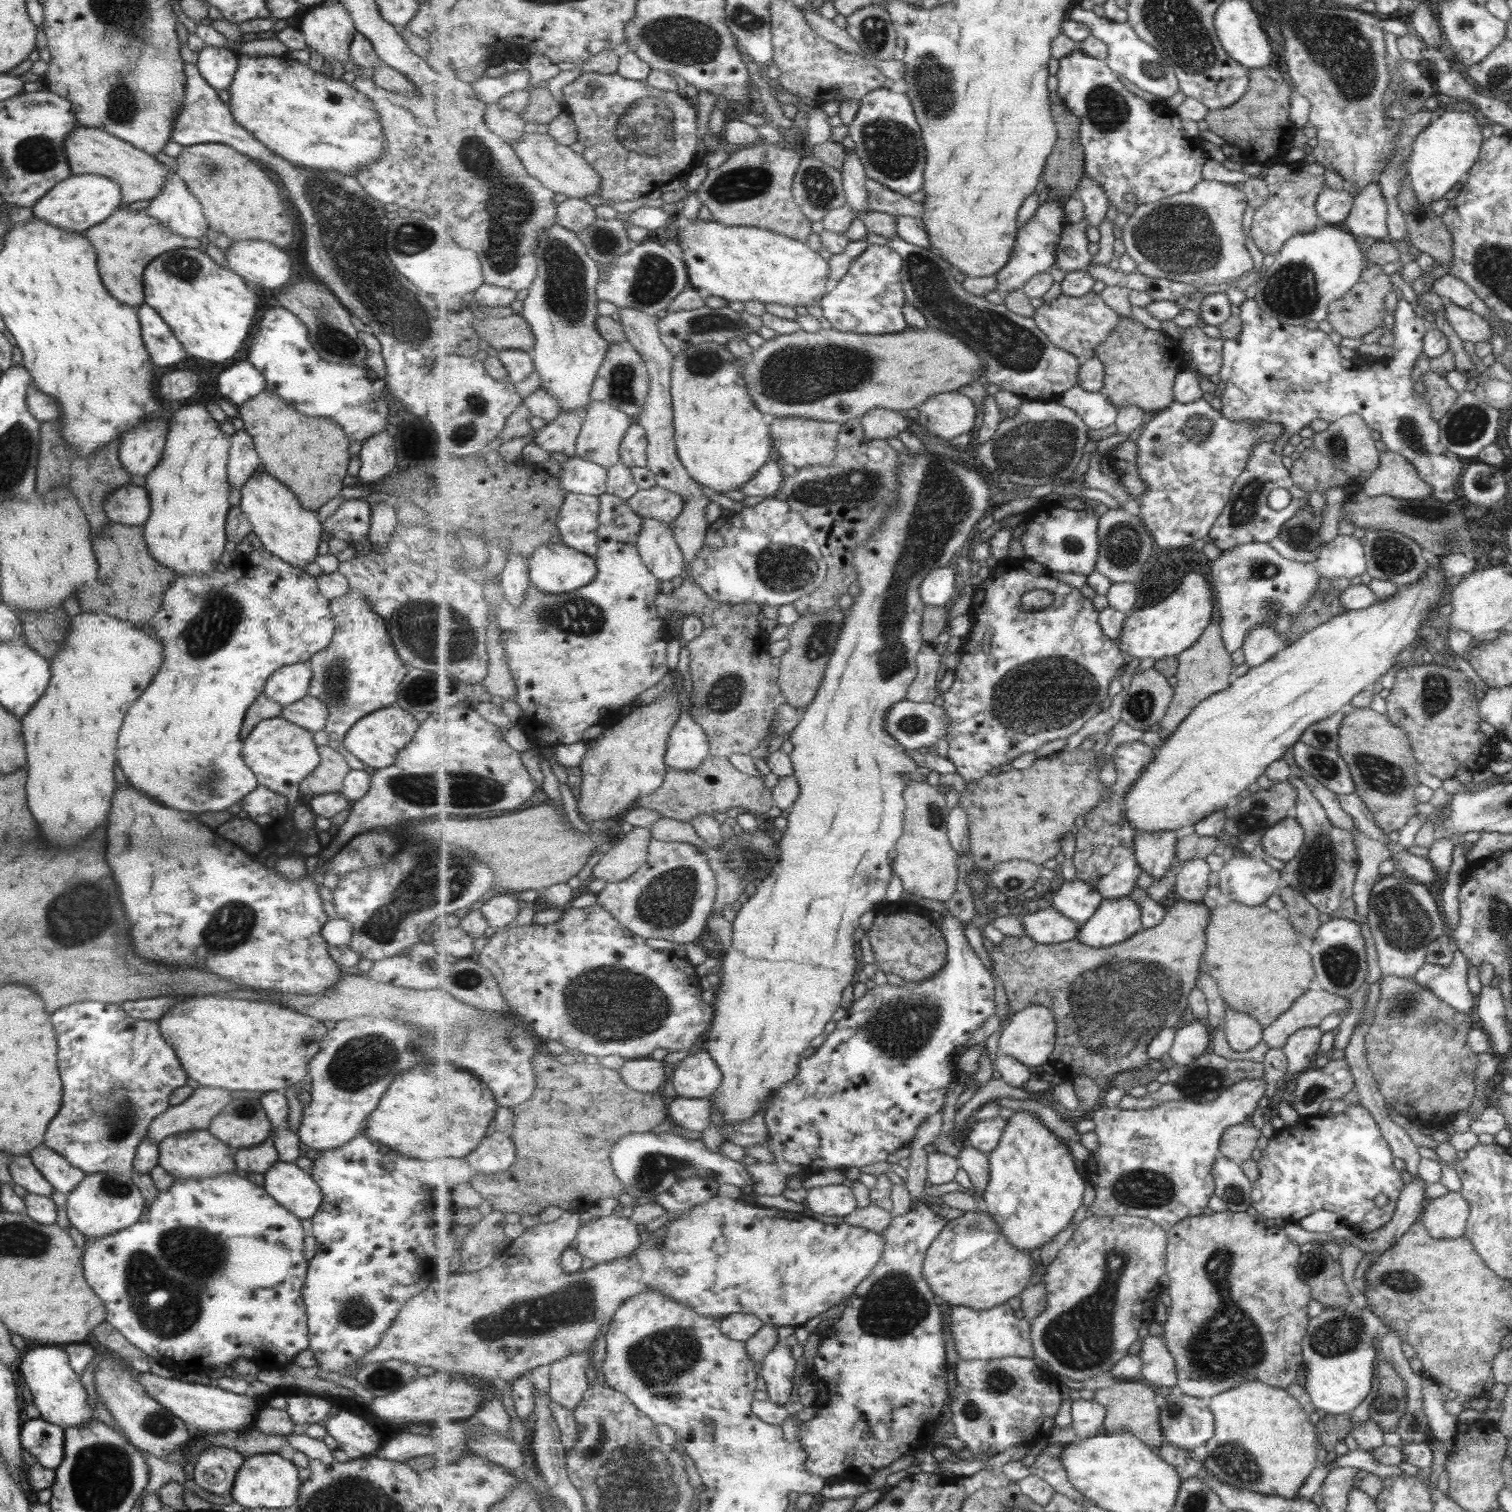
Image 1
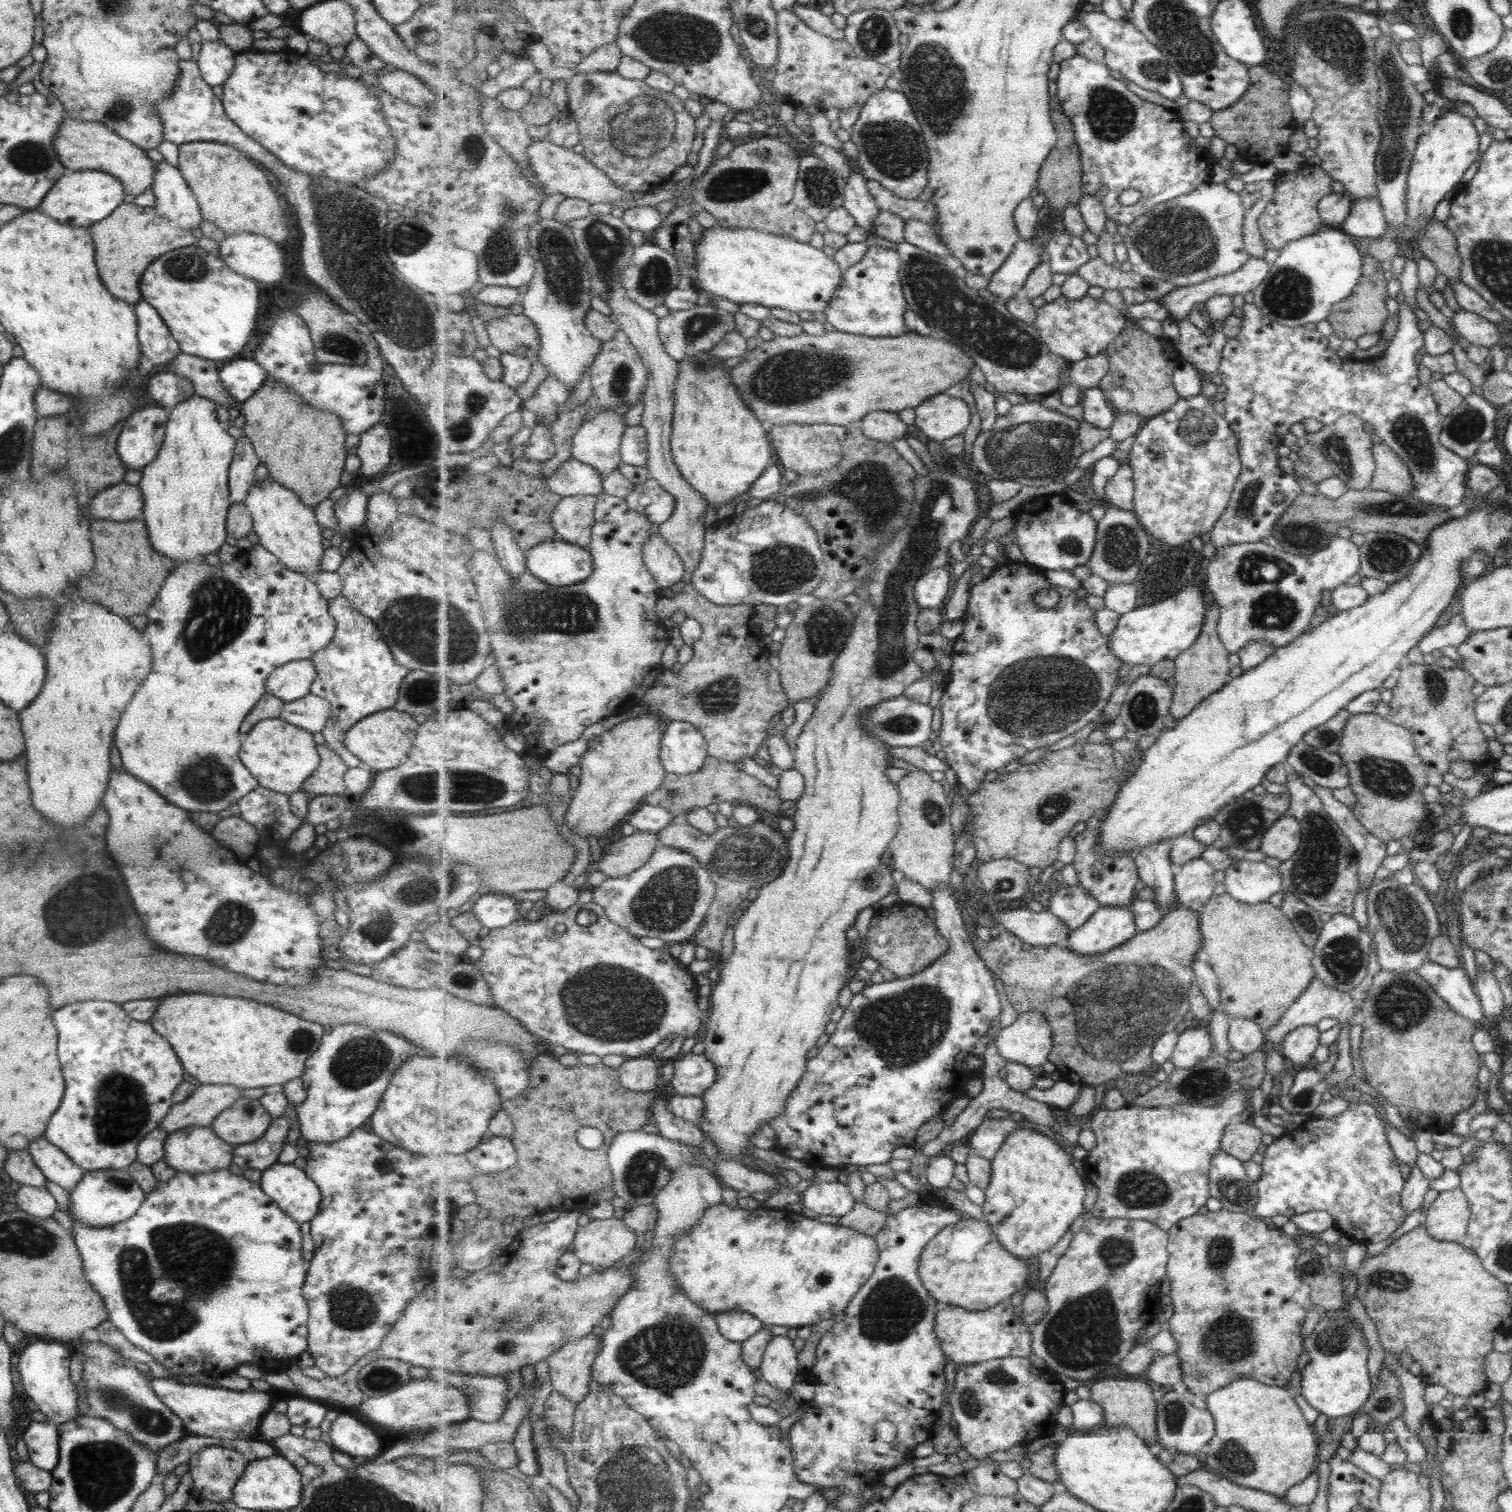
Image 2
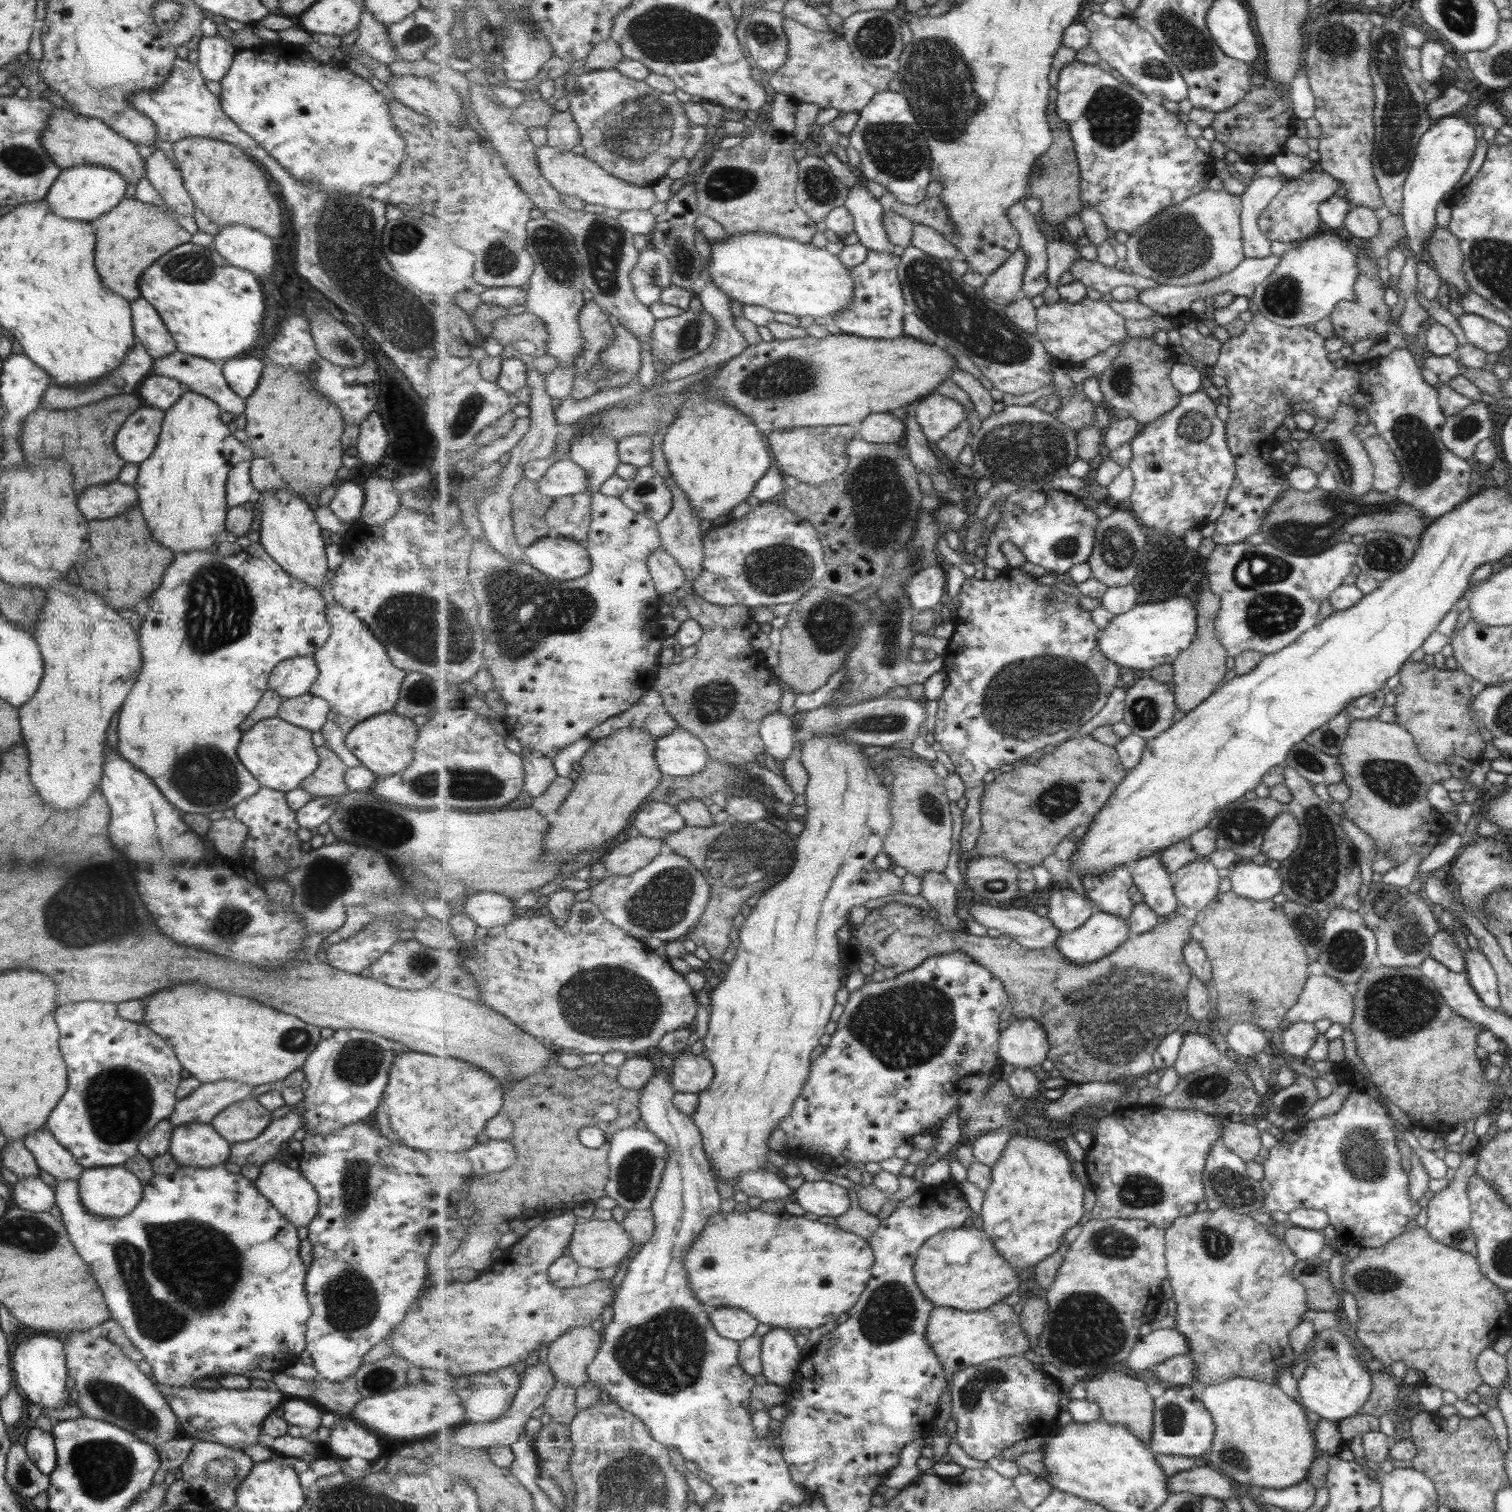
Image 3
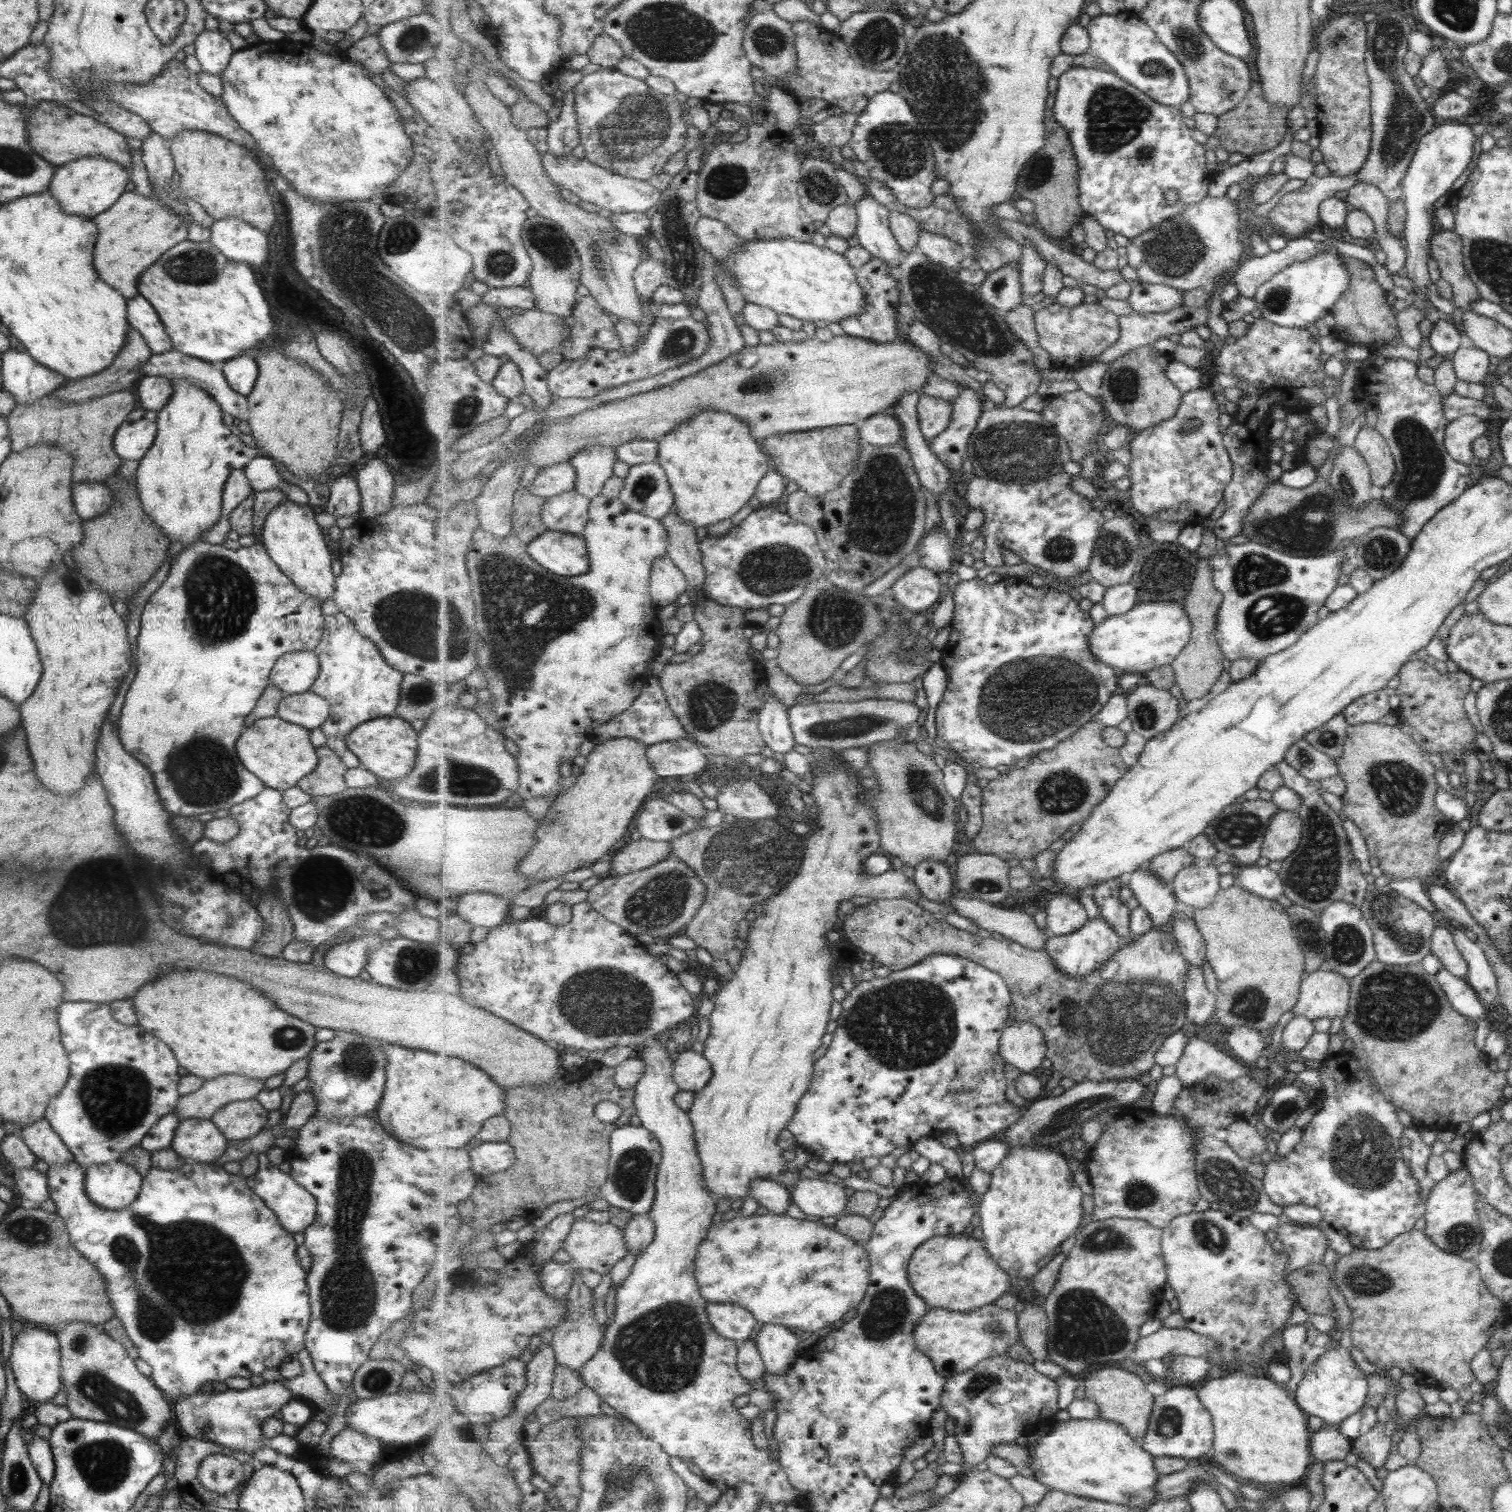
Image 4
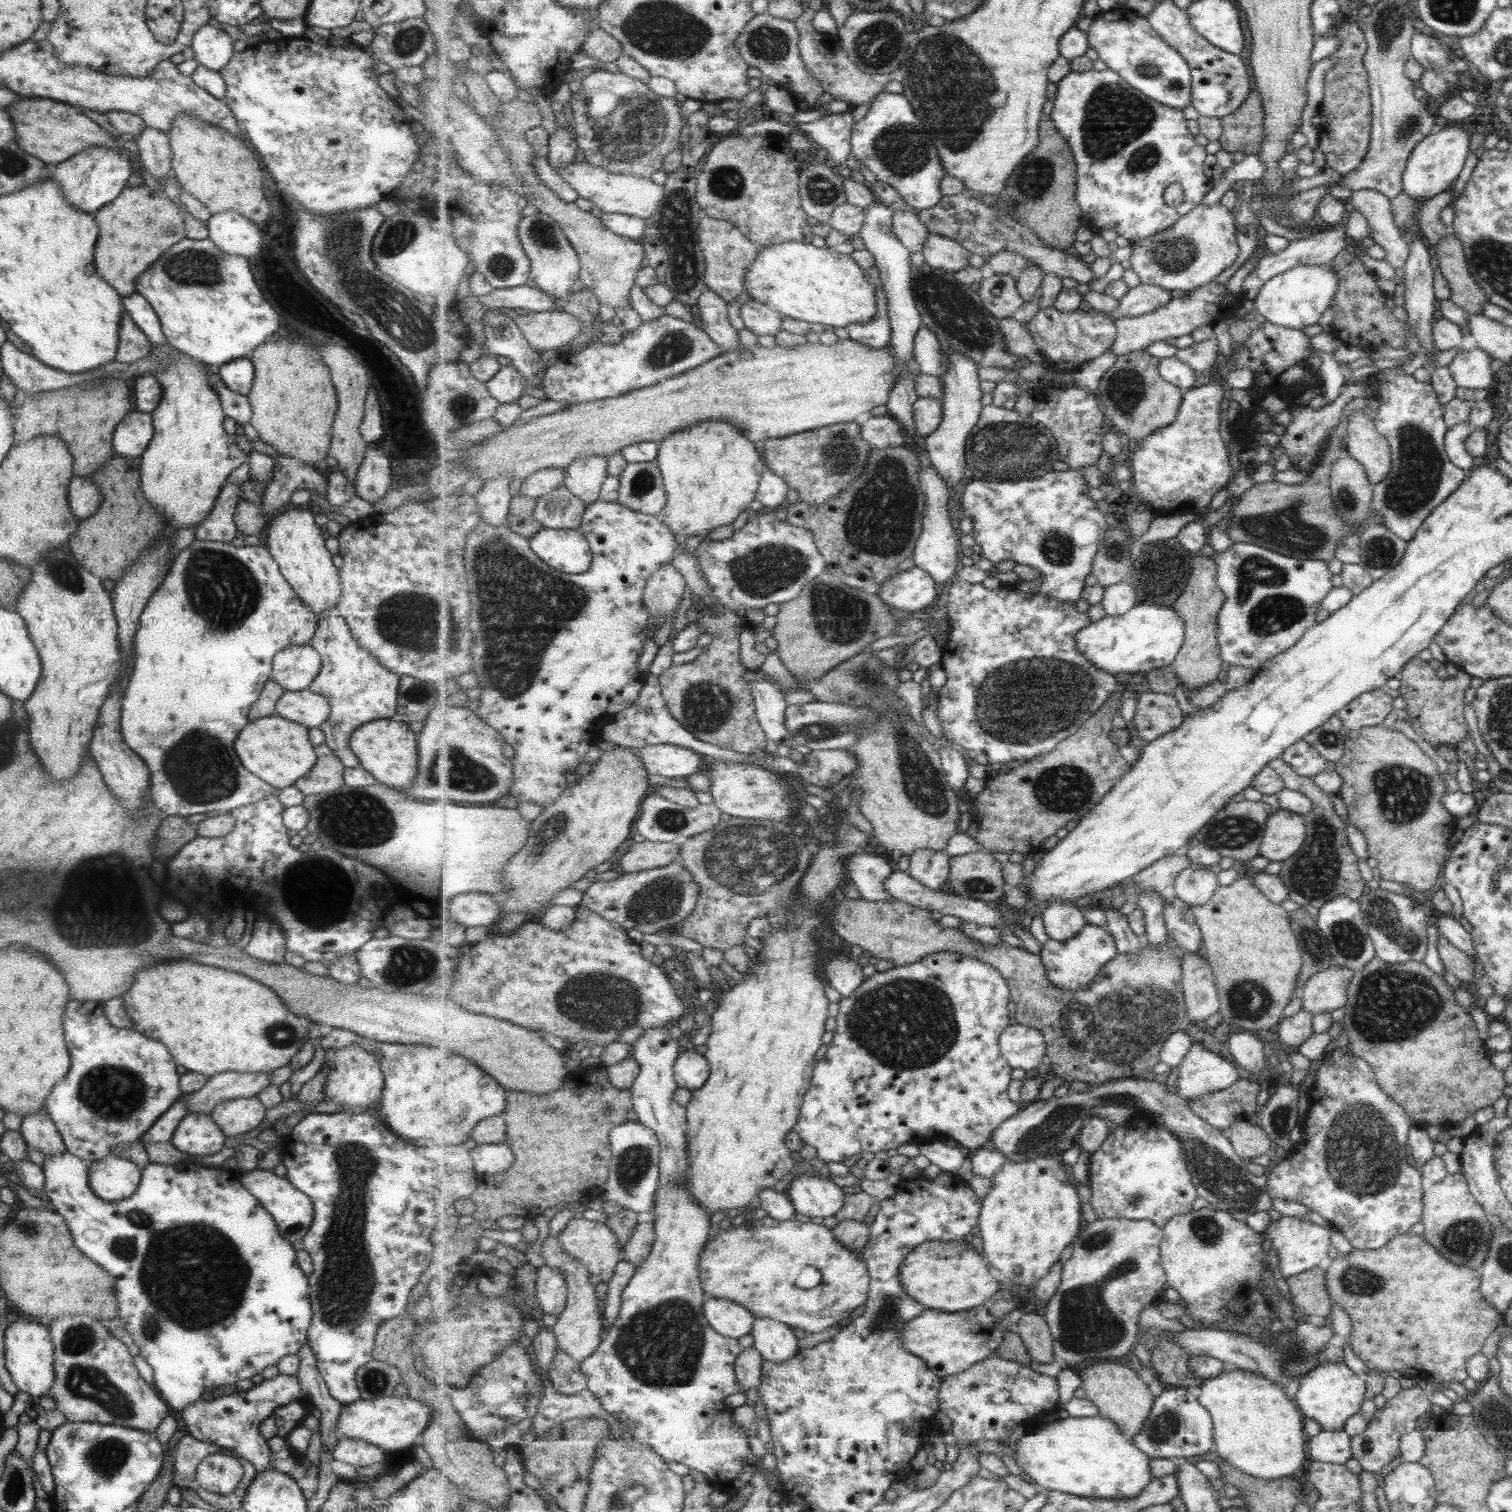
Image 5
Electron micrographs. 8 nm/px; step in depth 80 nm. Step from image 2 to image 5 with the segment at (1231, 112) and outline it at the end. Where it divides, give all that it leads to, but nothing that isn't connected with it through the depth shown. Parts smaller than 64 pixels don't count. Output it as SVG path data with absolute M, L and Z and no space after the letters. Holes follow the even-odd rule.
M1251 90L1229 116L1222 117L1224 132L1220 139L1222 149L1230 154L1242 152L1245 155L1257 154L1261 150L1263 134L1261 105L1259 93Z

